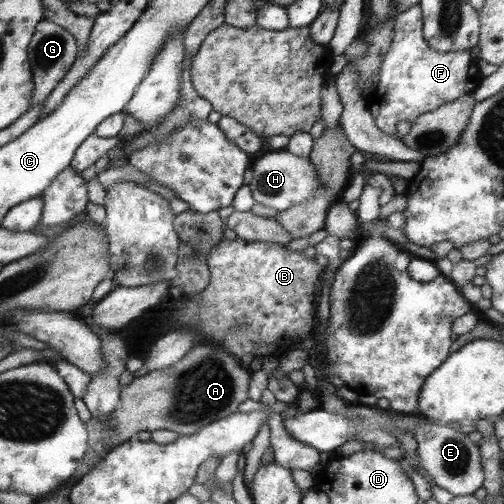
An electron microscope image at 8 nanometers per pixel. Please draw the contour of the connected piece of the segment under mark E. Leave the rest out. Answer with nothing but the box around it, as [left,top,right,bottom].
[413,417,485,496]

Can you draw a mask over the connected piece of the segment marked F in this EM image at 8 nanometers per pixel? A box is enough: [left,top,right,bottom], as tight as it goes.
[366,5,484,135]

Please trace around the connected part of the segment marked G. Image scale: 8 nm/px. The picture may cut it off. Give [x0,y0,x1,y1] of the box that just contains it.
[29,20,78,107]

